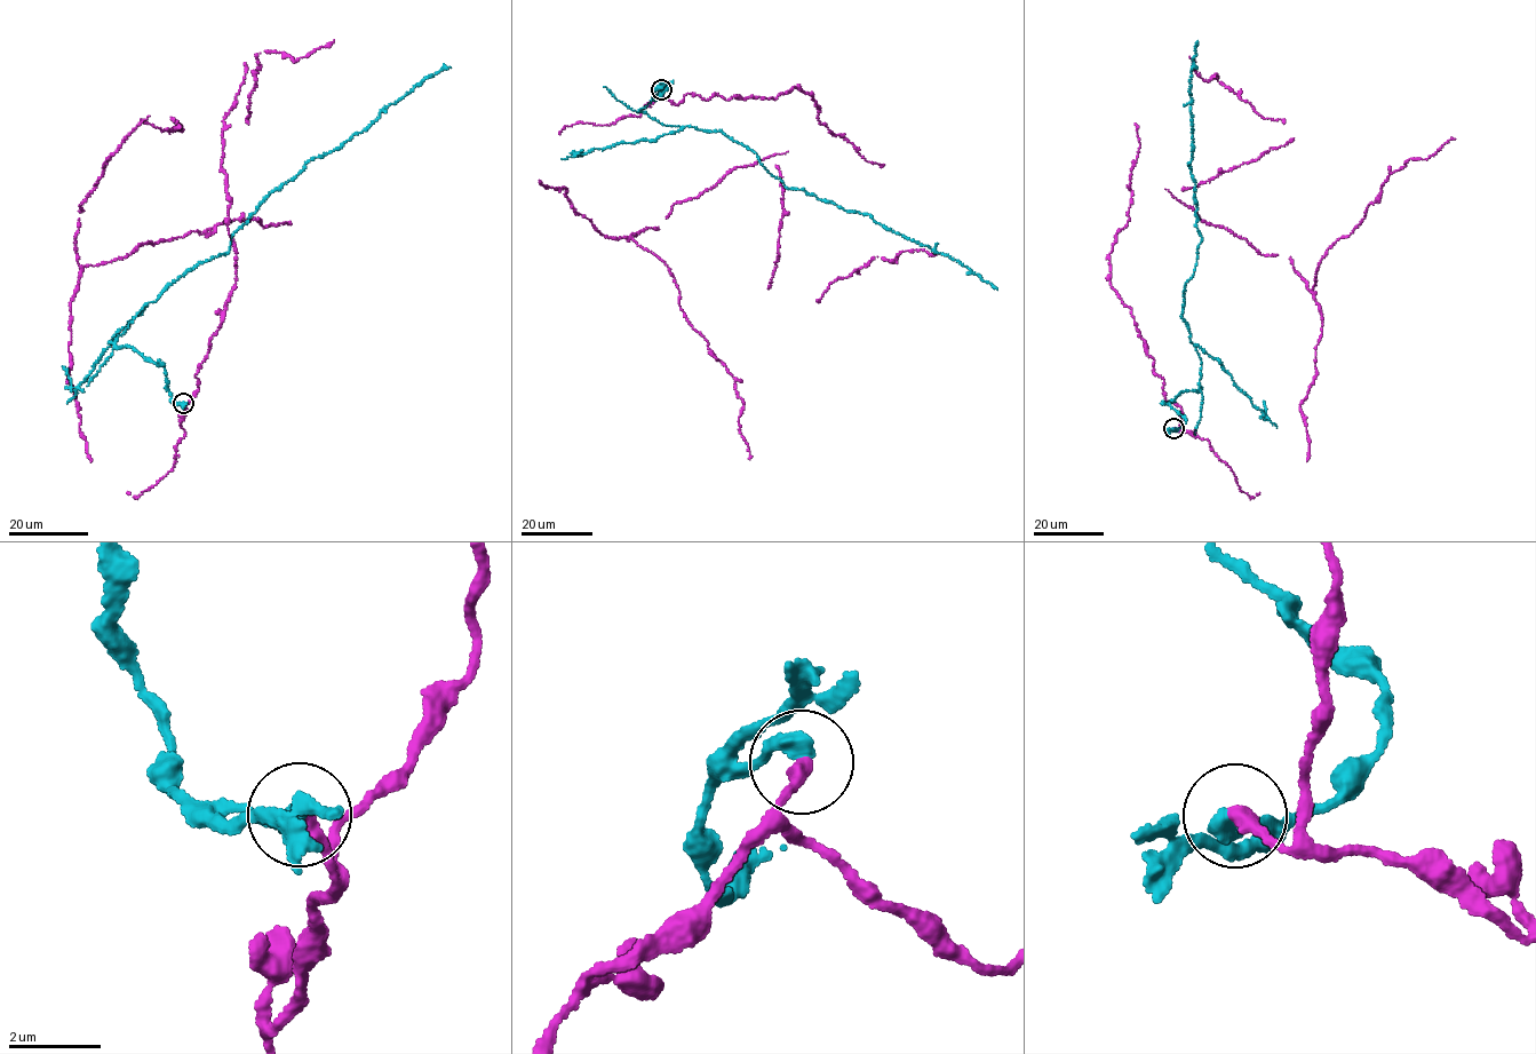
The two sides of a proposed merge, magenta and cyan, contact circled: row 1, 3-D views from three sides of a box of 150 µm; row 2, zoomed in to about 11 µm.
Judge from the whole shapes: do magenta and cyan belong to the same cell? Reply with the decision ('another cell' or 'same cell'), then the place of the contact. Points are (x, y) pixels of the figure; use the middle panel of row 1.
another cell; at (661, 89)

